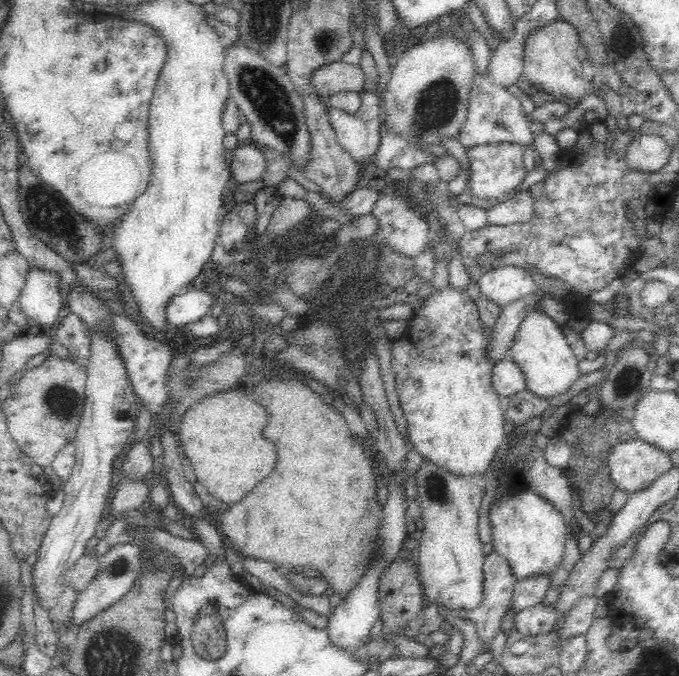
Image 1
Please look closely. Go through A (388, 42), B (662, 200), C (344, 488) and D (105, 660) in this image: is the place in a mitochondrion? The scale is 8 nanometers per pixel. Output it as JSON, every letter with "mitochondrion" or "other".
{"A":"other","B":"other","C":"other","D":"mitochondrion"}

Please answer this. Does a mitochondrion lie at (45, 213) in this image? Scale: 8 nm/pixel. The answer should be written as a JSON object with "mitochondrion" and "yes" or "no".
{"mitochondrion":"yes"}

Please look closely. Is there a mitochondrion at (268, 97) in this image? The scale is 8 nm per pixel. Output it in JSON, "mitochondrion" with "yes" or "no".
{"mitochondrion":"yes"}

